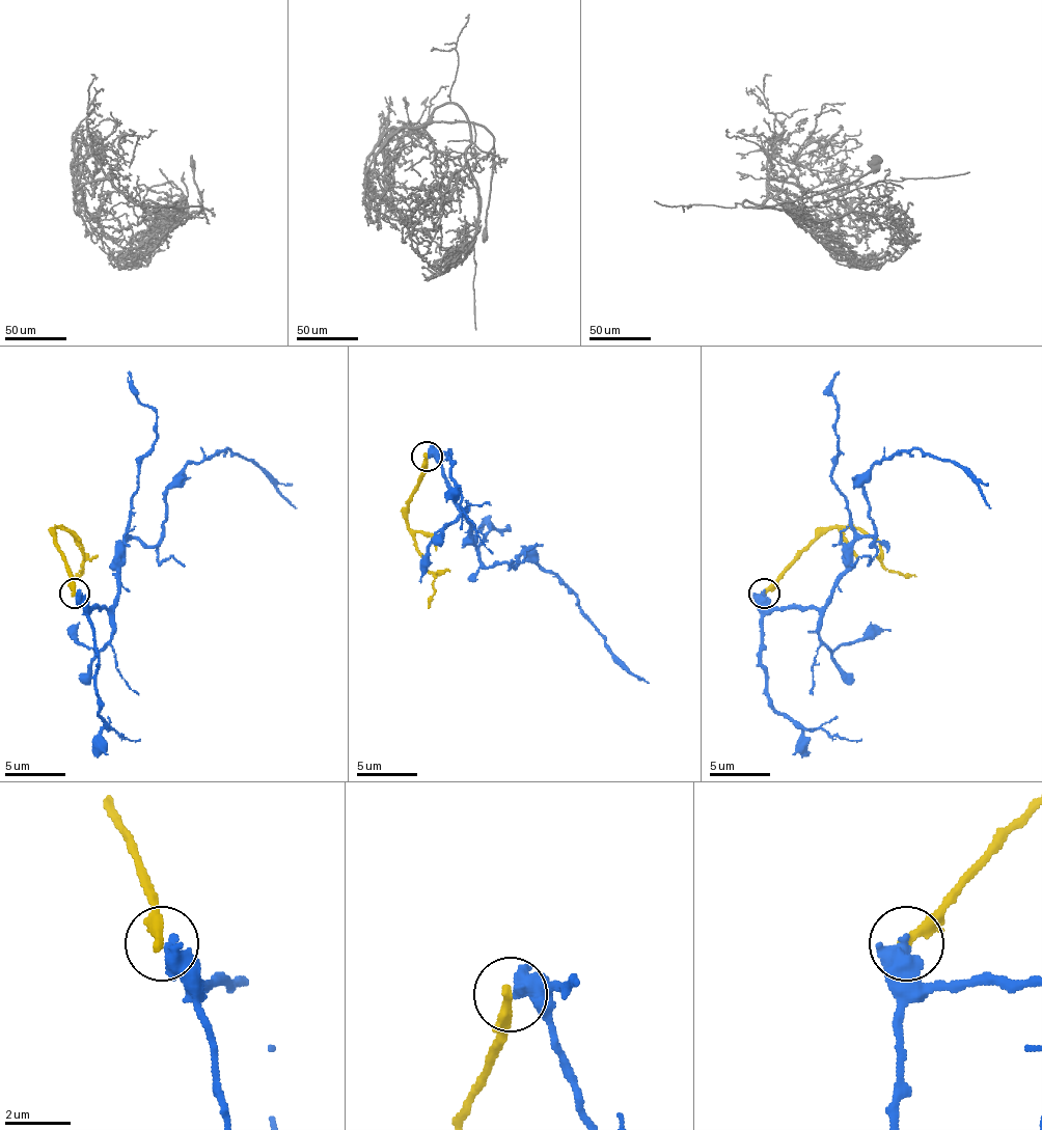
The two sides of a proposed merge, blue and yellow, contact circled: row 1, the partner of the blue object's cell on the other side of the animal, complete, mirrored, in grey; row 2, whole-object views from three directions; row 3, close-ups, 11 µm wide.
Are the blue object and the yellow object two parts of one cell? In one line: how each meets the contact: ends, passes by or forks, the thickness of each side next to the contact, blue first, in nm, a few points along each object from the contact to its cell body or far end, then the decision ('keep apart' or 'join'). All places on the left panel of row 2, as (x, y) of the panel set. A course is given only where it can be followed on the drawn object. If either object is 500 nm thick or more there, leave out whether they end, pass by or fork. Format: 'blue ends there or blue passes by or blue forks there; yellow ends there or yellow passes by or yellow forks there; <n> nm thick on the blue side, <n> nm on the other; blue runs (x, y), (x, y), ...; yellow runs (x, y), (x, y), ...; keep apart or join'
550 nm thick on the blue side, 360 nm on the other; blue runs (77, 593), (107, 607), (116, 550), (159, 541), (168, 486), (225, 449), (296, 507); yellow runs (74, 593), (74, 574), (58, 550), (55, 528), (64, 528), (80, 544), (83, 568), (77, 577); keep apart

